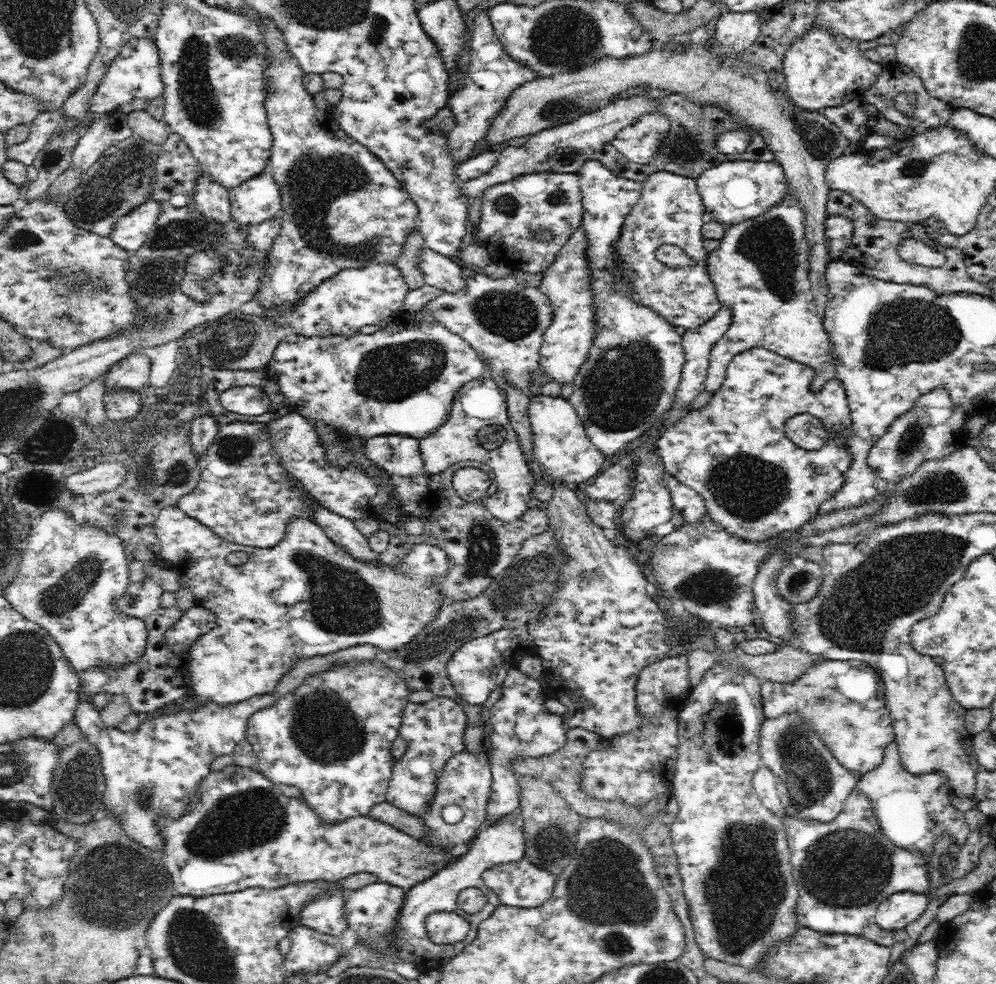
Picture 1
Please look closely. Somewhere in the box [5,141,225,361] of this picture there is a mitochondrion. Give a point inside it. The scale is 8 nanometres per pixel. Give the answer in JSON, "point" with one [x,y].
{"point":[111,187]}

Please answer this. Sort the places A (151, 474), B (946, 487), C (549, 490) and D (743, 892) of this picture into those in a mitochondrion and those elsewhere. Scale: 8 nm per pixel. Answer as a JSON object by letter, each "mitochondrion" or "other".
{"A":"mitochondrion","B":"mitochondrion","C":"other","D":"mitochondrion"}

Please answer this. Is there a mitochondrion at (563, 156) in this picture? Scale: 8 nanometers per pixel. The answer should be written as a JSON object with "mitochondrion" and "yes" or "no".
{"mitochondrion":"yes"}

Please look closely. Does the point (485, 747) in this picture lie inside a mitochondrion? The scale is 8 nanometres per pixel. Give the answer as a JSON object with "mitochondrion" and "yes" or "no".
{"mitochondrion":"no"}

